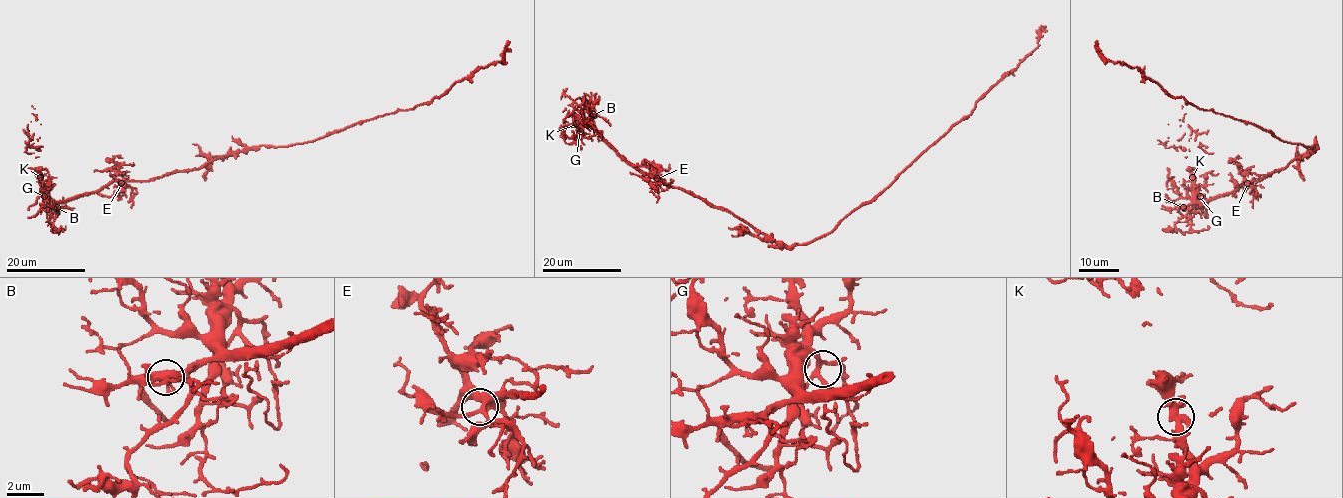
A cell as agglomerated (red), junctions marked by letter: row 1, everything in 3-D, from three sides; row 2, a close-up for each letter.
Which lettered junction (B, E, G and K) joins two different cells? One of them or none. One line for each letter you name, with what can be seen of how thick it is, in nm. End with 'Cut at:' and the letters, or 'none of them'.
K: 360 nm thick
Cut at: K

